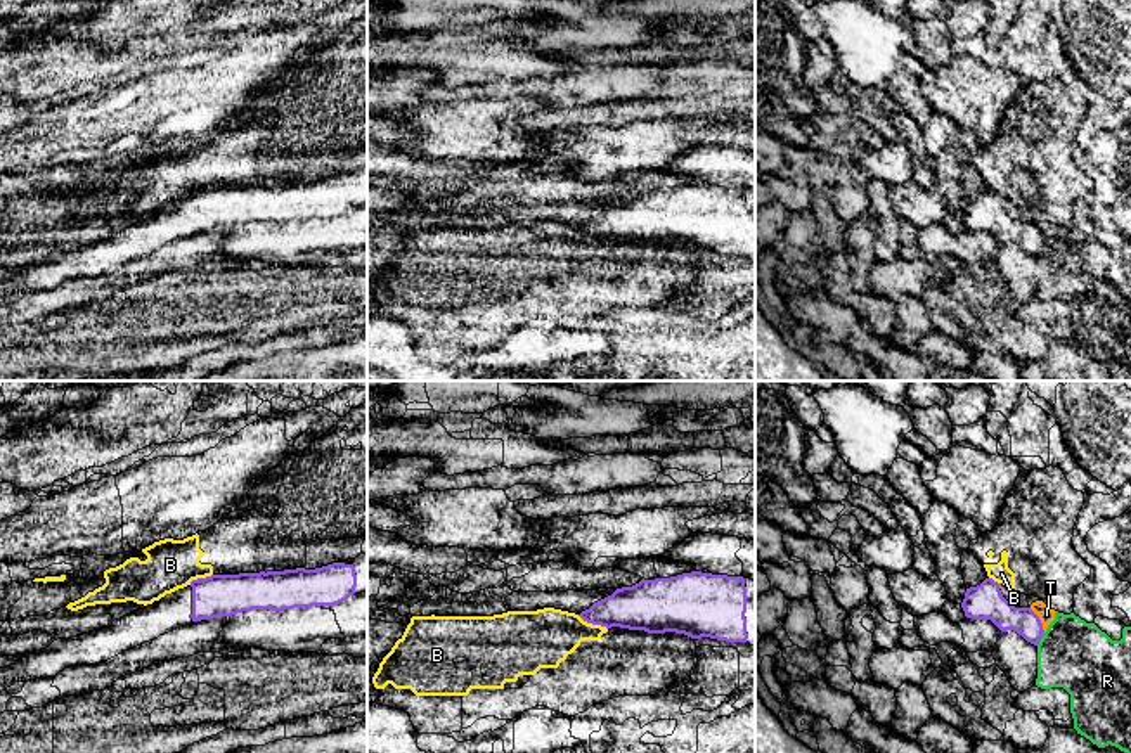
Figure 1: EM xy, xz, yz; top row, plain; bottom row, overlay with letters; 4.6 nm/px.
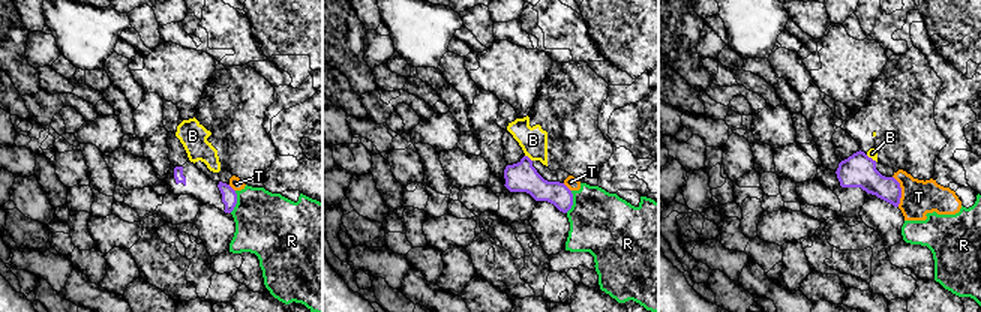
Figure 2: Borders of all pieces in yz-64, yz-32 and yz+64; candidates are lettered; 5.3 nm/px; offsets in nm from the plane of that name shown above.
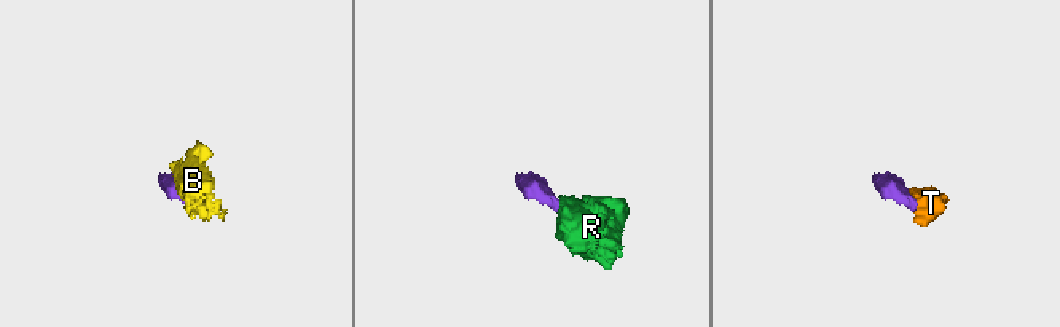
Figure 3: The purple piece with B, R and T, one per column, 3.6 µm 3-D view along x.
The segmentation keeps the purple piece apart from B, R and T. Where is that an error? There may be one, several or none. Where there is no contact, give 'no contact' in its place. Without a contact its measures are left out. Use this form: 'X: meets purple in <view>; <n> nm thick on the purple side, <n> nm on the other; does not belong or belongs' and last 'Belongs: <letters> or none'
B: meets purple in xz; 220 nm thick on the purple side, 280 nm on the other; does not belong
R: meets purple in yz; 130 nm thick on the purple side, 320 nm on the other; does not belong
T: meets purple in yz; 140 nm thick on the purple side, 80 nm on the other; does not belong
Belongs: none

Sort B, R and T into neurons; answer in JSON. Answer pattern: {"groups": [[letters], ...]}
{"groups": [["B"], ["R"], ["T"]]}

